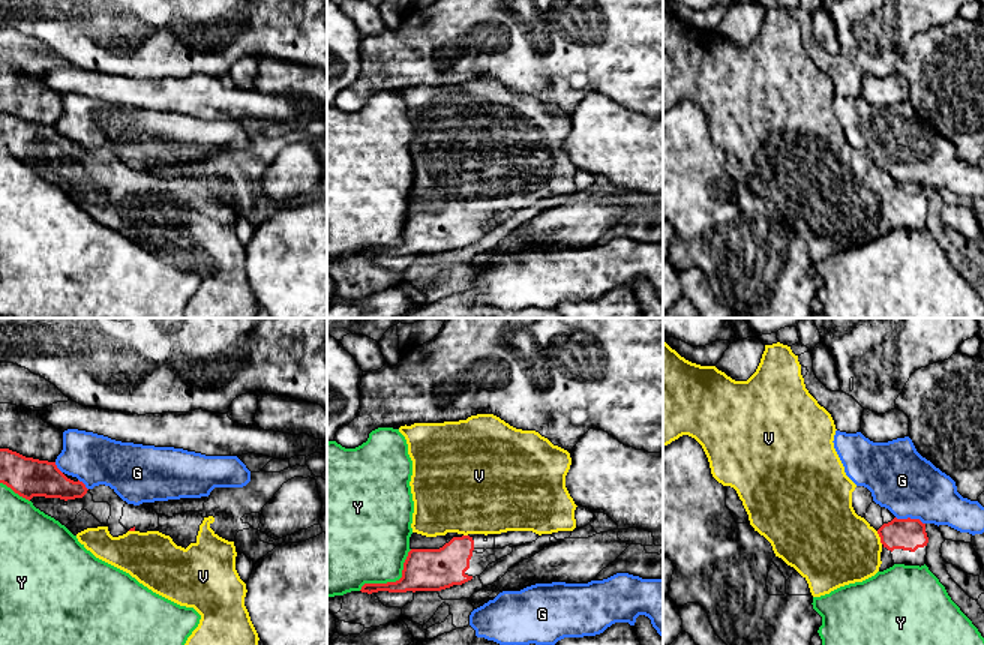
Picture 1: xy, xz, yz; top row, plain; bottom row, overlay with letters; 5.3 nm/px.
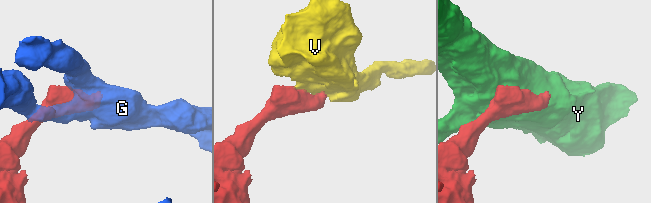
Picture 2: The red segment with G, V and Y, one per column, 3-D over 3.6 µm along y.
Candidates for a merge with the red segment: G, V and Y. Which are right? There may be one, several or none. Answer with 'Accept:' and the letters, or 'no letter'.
Accept: V

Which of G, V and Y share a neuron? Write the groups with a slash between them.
G / V / Y

